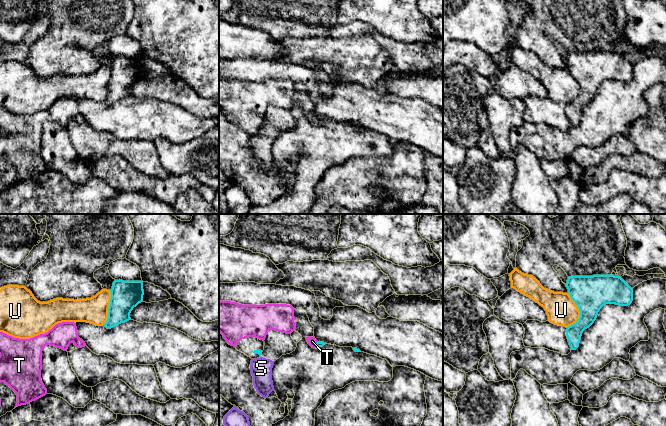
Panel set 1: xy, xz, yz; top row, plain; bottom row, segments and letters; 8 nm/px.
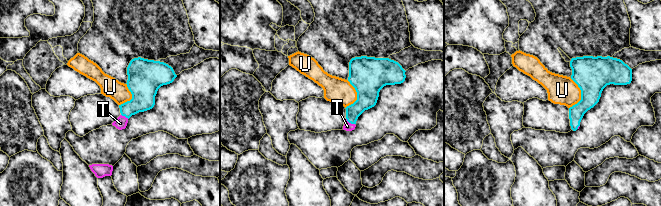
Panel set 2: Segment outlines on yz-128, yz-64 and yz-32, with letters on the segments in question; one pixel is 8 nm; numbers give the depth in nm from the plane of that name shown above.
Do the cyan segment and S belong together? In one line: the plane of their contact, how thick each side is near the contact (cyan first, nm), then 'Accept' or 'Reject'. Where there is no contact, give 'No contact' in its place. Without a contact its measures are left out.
Touches cyan in xz. Thickness 40 nm (cyan) against 180 nm. Reject

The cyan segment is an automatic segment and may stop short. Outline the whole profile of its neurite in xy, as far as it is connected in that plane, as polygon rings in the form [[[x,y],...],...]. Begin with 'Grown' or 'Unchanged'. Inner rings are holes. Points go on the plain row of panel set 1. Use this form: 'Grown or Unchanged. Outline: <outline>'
Unchanged. Outline: [[[115,56],[110,68],[108,94],[104,100],[107,105],[131,96],[130,89],[133,84],[143,78],[143,57]]]

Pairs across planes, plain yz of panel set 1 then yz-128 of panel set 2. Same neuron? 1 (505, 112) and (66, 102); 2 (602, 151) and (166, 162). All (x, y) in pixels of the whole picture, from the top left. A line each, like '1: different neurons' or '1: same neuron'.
1: same neuron
2: different neurons

